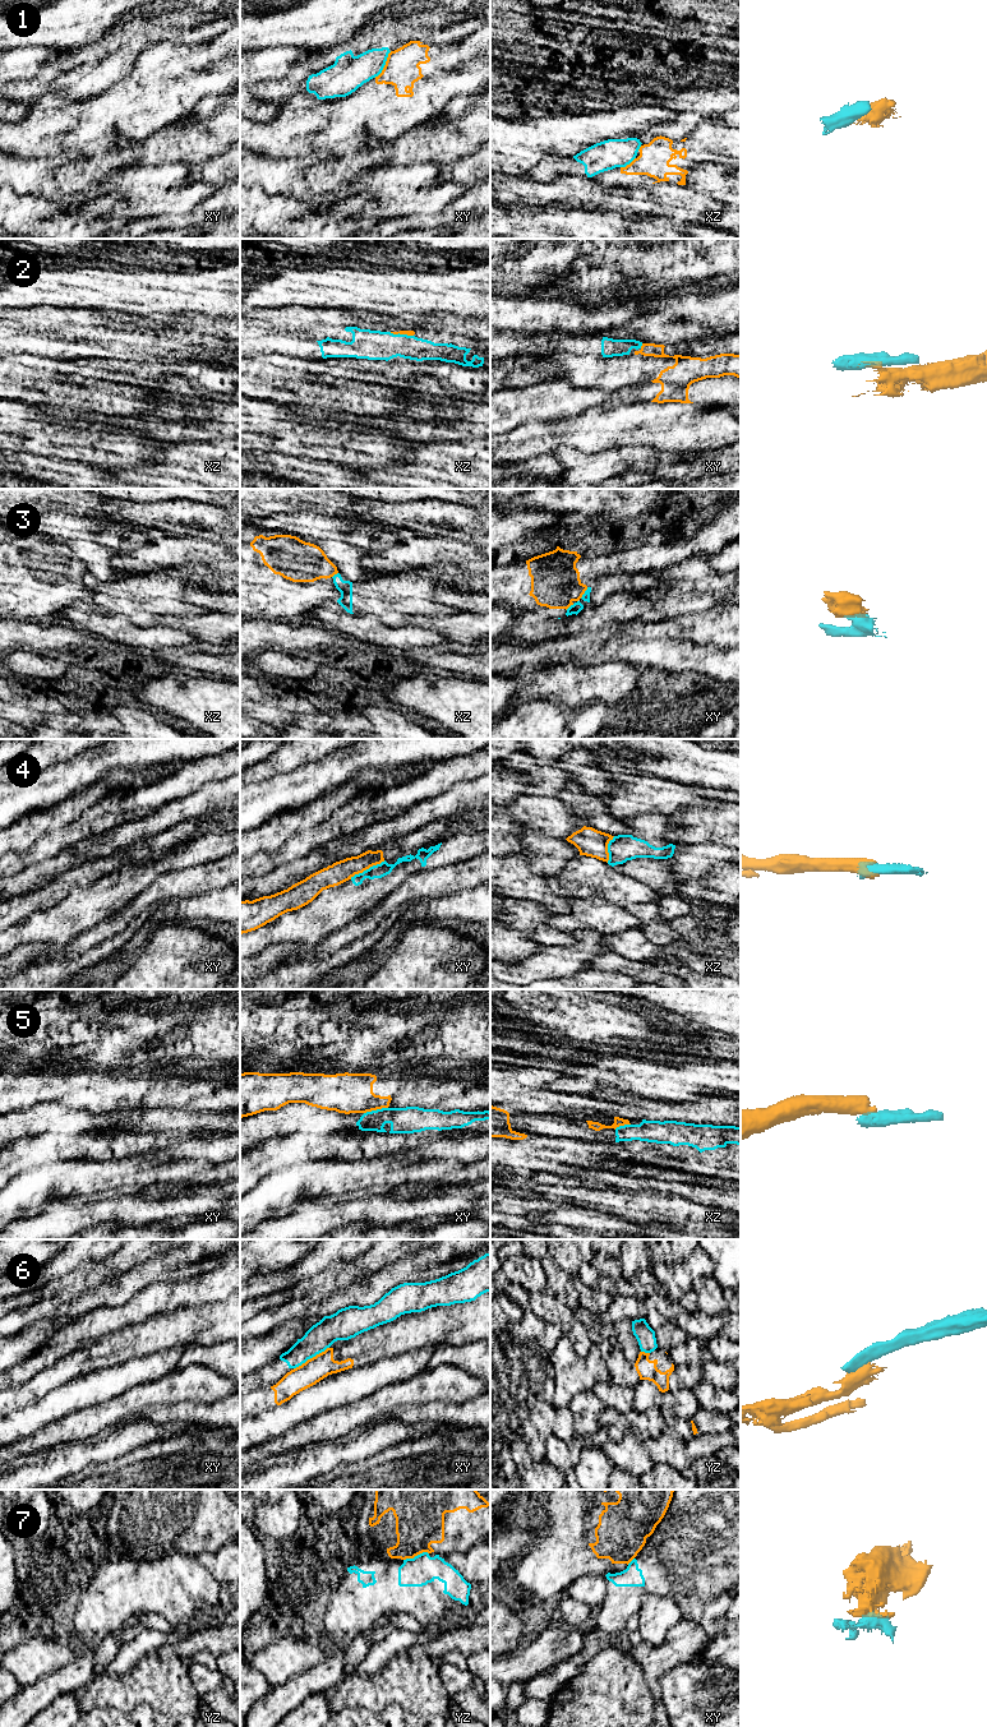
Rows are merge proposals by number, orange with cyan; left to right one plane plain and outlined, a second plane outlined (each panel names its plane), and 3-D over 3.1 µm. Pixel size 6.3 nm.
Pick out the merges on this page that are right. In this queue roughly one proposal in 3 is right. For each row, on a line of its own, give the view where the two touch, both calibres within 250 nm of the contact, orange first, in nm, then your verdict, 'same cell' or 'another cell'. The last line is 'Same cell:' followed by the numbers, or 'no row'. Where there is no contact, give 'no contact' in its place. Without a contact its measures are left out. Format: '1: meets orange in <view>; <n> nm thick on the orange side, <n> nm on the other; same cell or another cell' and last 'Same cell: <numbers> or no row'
1: meets orange in xy; 220 nm thick on the orange side, 220 nm on the other; another cell
2: meets orange in xz; 30 nm thick on the orange side, 190 nm on the other; another cell
3: meets orange in xy; 300 nm thick on the orange side, 70 nm on the other; another cell
4: meets orange in xy; 140 nm thick on the orange side, 90 nm on the other; another cell
5: meets orange in xy; 260 nm thick on the orange side, 170 nm on the other; another cell
6: meets orange in xy; 150 nm thick on the orange side, 170 nm on the other; another cell
7: meets orange in yz; 300 nm thick on the orange side, 190 nm on the other; another cell
Same cell: no row

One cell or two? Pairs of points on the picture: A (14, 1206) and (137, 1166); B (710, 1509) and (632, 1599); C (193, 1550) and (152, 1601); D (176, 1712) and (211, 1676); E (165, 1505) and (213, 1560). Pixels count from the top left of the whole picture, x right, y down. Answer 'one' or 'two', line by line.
A: one
B: one
C: two
D: two
E: two

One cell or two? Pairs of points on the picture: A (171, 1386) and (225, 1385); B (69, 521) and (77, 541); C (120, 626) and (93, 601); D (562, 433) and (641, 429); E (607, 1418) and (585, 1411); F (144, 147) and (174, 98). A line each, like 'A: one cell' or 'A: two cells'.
A: one cell
B: one cell
C: two cells
D: one cell
E: two cells
F: two cells

